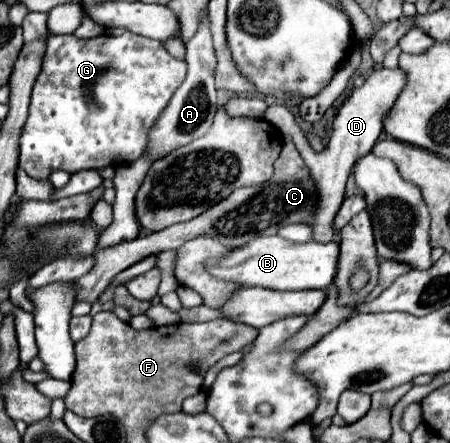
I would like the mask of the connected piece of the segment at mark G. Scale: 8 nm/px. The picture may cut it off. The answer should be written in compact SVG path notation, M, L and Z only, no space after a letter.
M128 30L122 36L102 34L102 36L88 38L88 40L80 40L76 36L54 36L52 34L48 38L42 70L36 78L34 88L32 88L28 120L24 124L24 132L20 134L20 166L26 170L28 176L32 176L36 180L48 180L48 176L54 170L66 170L66 172L74 174L74 172L80 172L80 170L86 170L86 168L100 170L100 168L106 168L106 166L120 166L120 164L136 160L144 152L144 144L148 144L148 128L152 128L152 124L156 124L156 116L160 116L160 110L164 110L168 106L172 92L184 82L184 76L186 76L186 64L176 60L174 56L170 56L162 42L152 40L152 38L144 38L144 36L128 32Z

